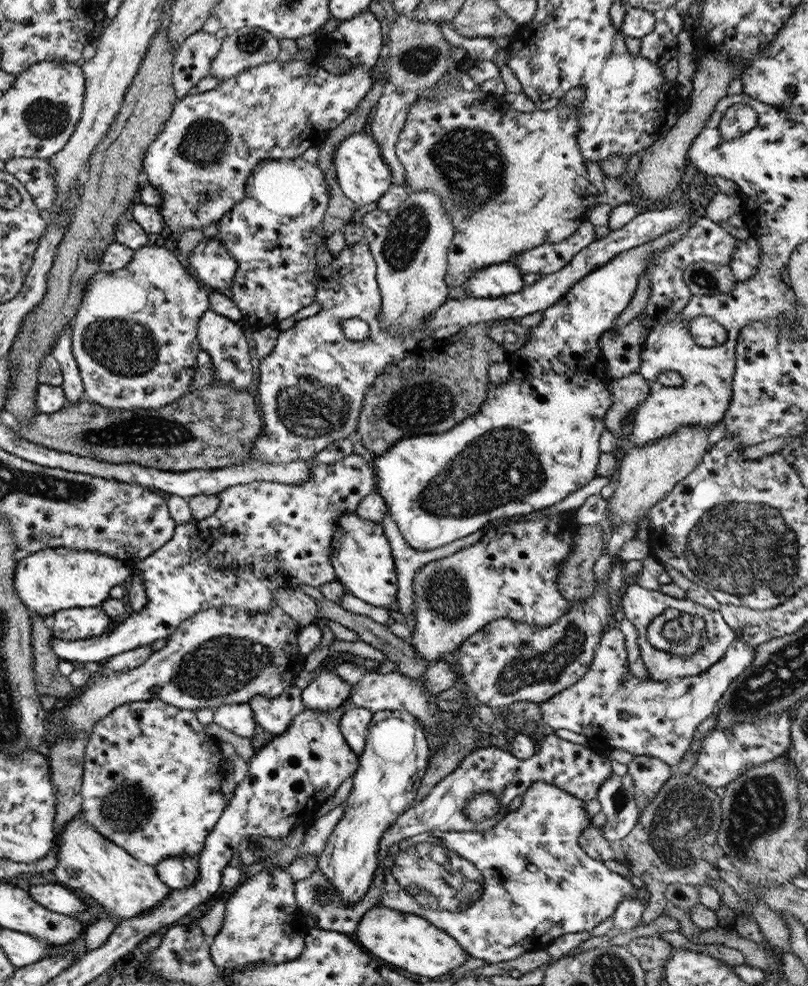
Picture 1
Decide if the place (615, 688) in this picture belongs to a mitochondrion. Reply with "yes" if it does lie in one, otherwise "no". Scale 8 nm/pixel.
no

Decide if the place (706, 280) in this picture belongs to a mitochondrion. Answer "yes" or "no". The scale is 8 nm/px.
yes

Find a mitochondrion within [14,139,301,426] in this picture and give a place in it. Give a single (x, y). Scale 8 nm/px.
(127, 348)

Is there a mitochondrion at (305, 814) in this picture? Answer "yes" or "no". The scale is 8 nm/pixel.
no

